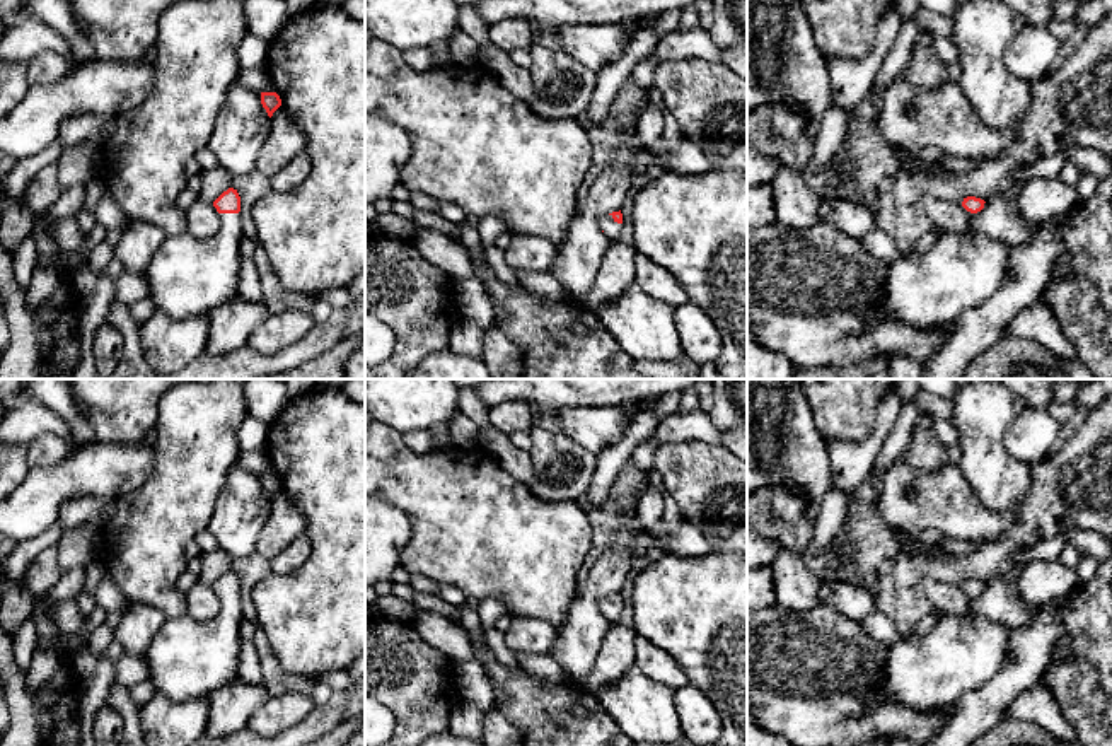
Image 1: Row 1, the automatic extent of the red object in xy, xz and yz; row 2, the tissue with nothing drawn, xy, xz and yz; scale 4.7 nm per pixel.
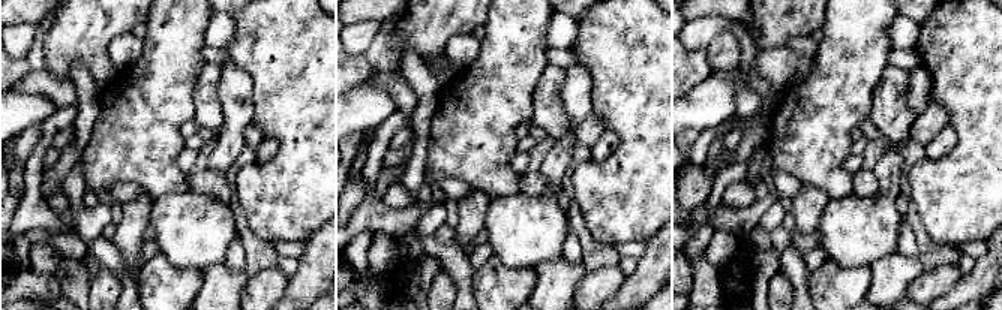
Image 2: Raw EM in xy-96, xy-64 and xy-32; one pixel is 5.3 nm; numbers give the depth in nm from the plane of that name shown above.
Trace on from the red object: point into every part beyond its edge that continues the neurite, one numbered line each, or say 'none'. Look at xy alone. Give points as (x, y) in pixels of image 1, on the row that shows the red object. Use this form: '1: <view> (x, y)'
1: xy (186, 277)

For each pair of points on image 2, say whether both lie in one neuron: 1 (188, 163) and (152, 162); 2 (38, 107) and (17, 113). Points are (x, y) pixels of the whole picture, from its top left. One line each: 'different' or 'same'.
1: different
2: same

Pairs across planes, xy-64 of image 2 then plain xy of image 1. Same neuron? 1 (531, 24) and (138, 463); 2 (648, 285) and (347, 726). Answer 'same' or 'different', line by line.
1: different
2: different

